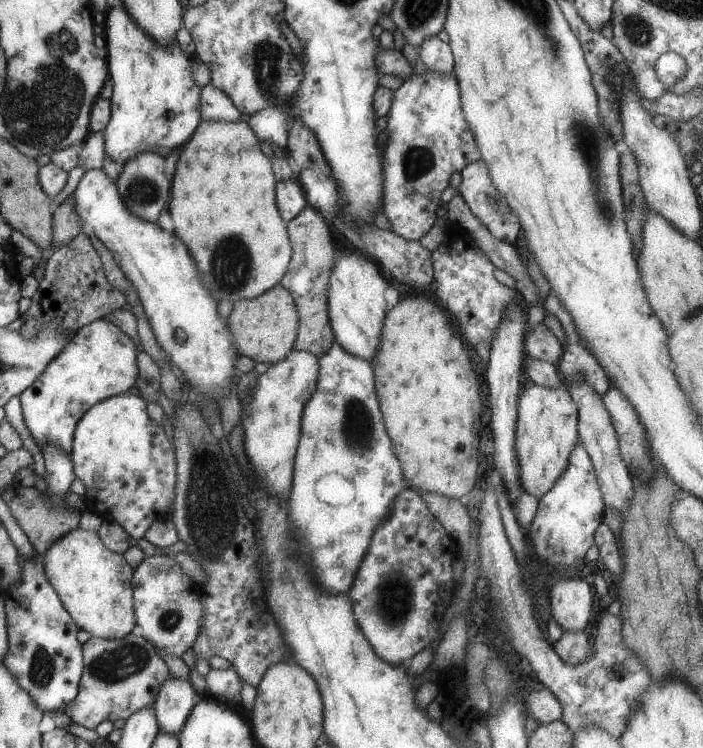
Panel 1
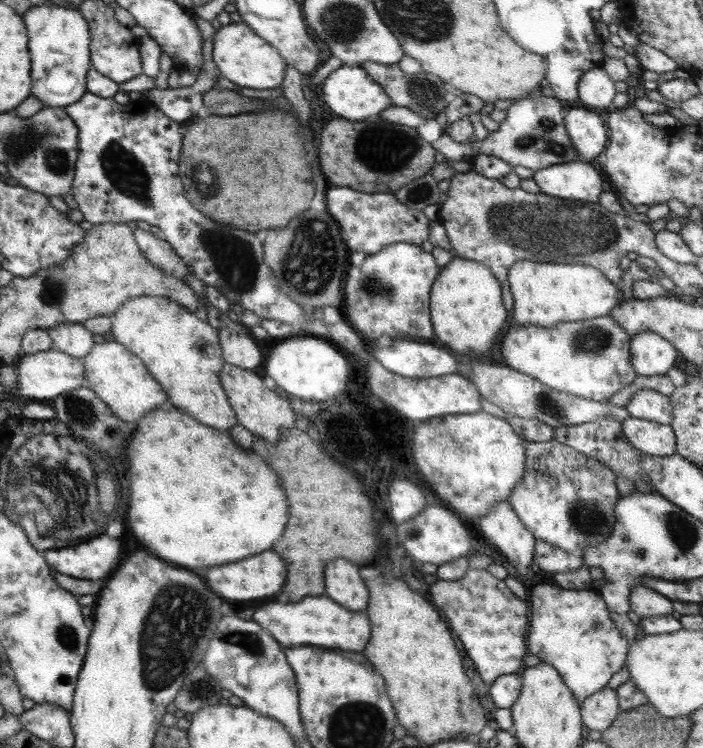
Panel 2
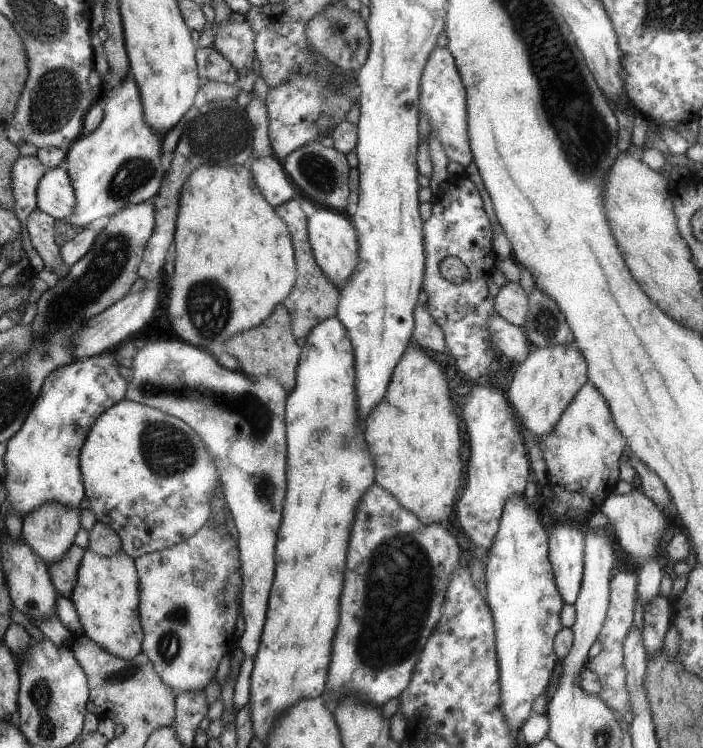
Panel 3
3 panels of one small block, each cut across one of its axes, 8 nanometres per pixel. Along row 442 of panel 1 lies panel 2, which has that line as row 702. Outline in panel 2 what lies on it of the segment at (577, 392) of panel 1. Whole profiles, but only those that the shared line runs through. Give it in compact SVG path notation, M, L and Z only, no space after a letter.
M602 688L579 703L582 725L589 730L603 732L610 727L619 713L618 700L614 690Z

